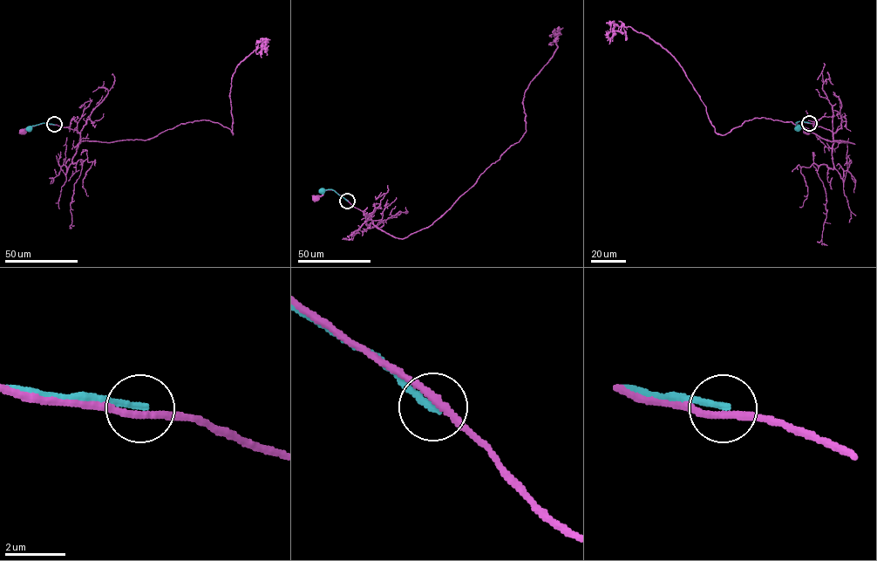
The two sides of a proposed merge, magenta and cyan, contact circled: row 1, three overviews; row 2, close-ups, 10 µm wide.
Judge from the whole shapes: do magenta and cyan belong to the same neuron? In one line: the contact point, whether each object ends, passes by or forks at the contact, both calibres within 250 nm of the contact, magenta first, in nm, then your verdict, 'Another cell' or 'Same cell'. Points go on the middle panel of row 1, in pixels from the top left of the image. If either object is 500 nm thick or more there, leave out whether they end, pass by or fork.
Place: (347, 201). At the ring magenta passes by. At the ring cyan ends. Thickness 240 nm (magenta) against 240 nm. Another cell

